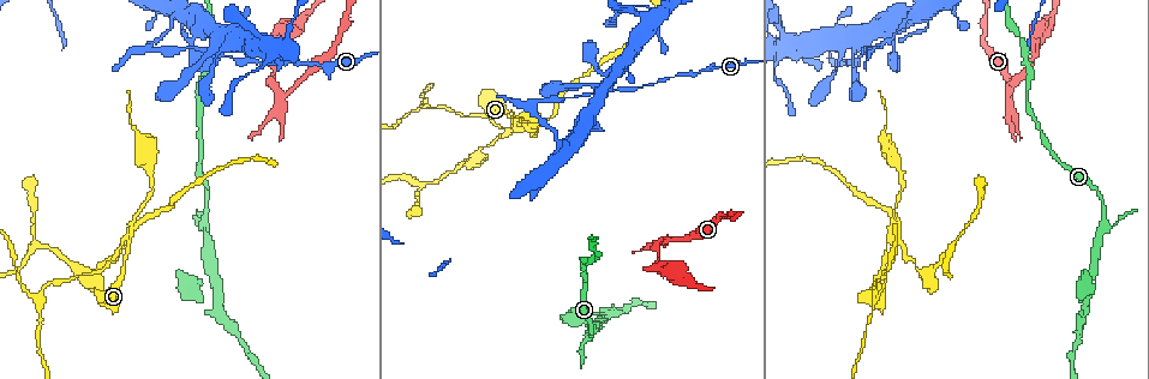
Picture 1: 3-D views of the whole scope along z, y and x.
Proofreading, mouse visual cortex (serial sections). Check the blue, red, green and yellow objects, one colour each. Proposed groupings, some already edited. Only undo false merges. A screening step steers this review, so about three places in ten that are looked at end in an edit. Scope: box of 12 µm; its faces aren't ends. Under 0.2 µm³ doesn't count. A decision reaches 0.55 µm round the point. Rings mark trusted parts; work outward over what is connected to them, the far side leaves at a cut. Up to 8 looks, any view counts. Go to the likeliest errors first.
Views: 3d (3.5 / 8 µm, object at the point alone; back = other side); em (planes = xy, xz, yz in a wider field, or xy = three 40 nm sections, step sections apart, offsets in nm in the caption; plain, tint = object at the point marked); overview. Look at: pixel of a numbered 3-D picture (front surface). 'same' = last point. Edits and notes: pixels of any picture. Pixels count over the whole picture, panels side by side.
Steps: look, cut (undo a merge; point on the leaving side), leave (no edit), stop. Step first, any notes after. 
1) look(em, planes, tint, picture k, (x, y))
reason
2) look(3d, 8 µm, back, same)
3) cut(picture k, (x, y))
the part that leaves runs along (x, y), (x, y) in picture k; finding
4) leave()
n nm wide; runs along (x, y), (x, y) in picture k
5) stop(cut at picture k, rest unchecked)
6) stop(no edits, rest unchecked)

look(3d, 3.5 µm, picture 1, (121, 242))
sharp bend

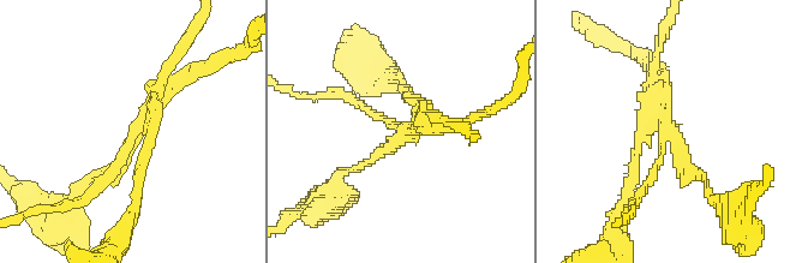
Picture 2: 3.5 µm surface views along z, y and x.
look(em, xy, step 2, tint, picture 2, (402, 130))
4 arms; arms of 100, 150, 150, 150 nm; now the EM

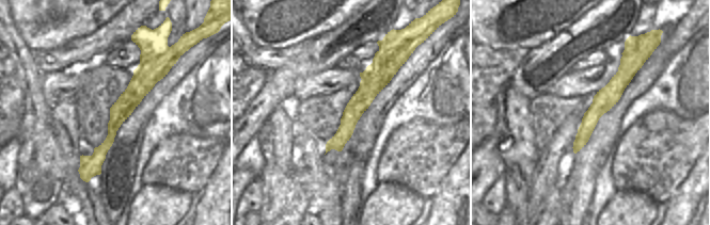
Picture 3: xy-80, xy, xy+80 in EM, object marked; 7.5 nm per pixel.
cut(picture 2, (208, 69))
a second cell is stuck on

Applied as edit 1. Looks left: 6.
look(overview)

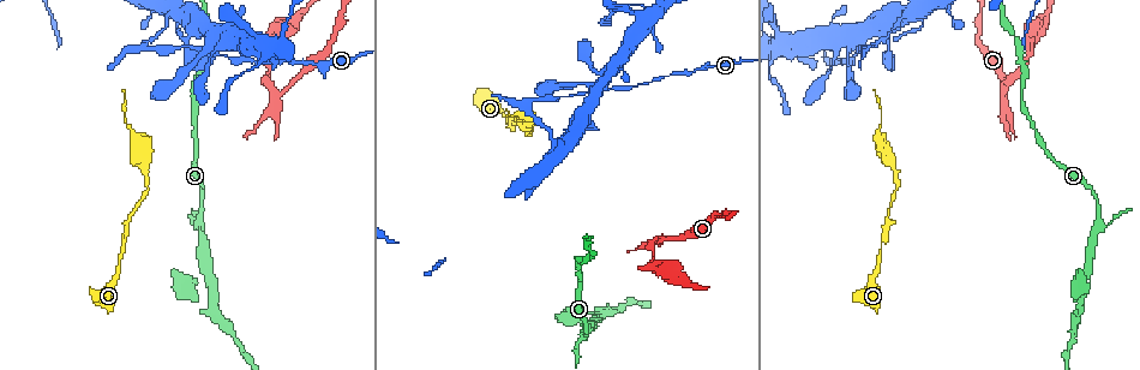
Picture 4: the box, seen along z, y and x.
look(3d, 3.5 µm, picture 4, (1081, 306))
abrupt turn

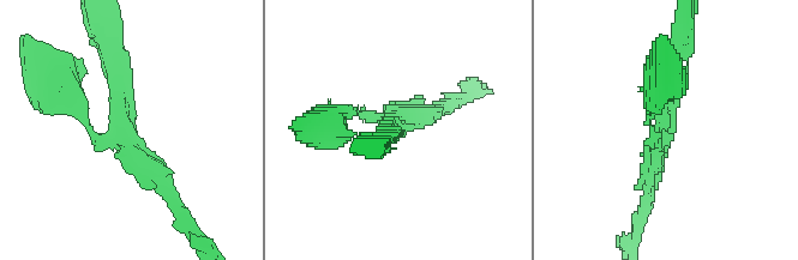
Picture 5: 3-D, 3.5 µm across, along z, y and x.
look(em, planes, tint, picture 5, (125, 133))
3 arms; arms of 150, 200, 250 nm; shape alone is not enough

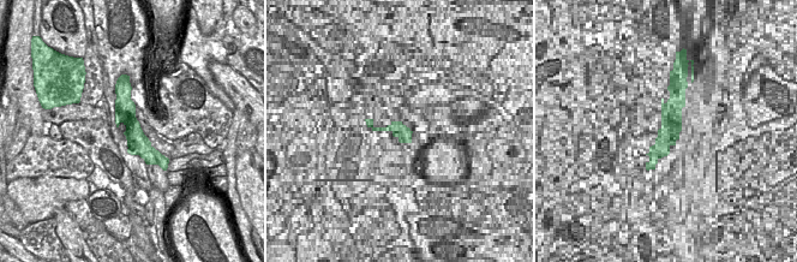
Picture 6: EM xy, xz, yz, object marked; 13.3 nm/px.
leave()
300 nm wide; runs along (127, 94), (136, 140), (155, 161) in picture 6; all the same cell

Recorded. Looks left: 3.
look(3d, 3.5 µm, picture 4, (276, 94))

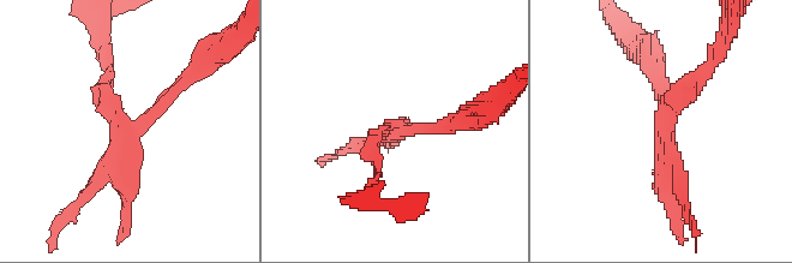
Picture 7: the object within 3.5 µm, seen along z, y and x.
look(em, xy, step 5, tint, picture 7, (663, 126))
need the tissue

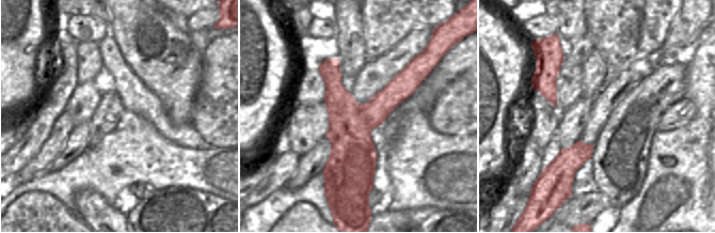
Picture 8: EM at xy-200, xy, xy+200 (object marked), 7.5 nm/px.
cut(picture 7, (672, 95))
border along (362, 104), (362, 114), (371, 128) in picture 8; a second cell is stuck on

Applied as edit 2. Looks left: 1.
stop(cut at picture 2, cut at picture 7, rest unchecked)

